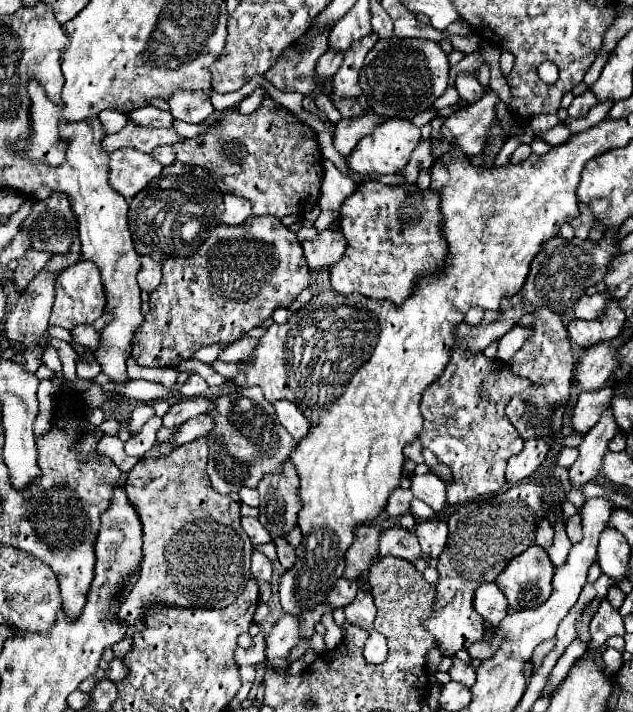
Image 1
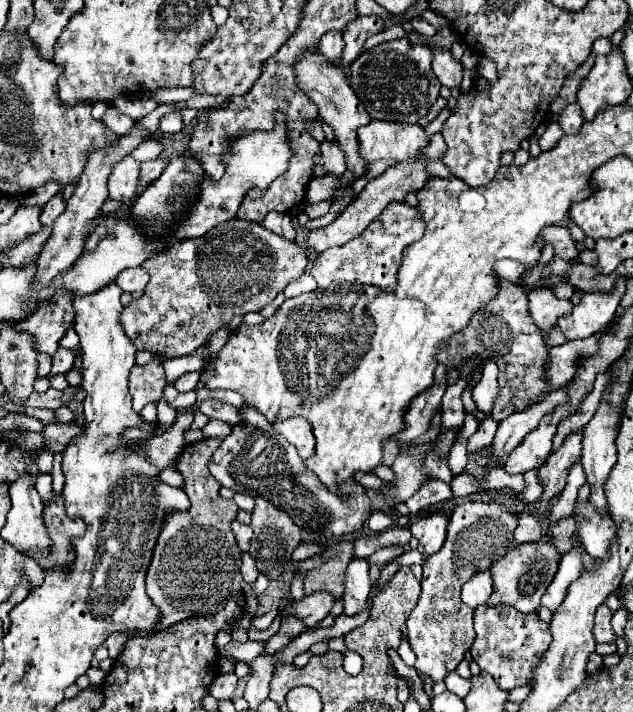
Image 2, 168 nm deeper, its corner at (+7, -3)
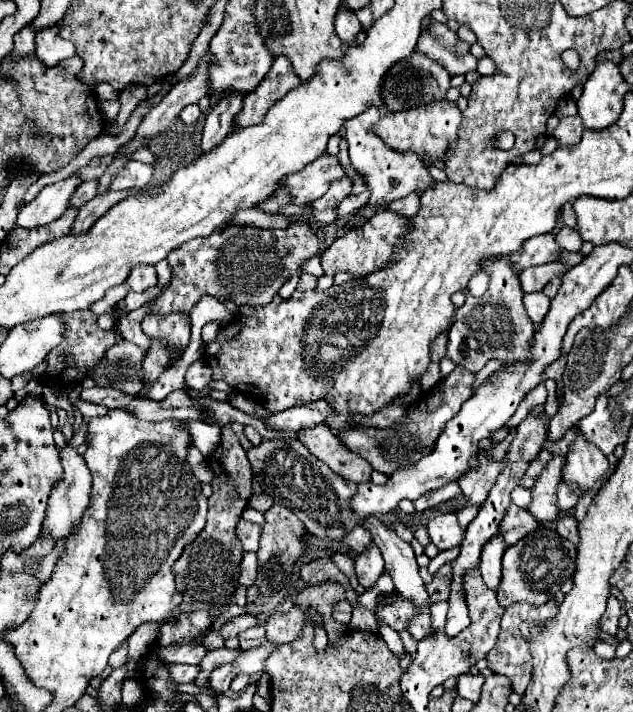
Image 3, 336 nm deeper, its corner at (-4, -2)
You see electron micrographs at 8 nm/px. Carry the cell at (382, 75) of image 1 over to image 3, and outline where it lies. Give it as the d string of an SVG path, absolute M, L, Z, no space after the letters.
M413 51L411 57L397 61L387 75L383 77L381 83L381 97L383 97L383 105L387 111L409 111L421 105L429 105L431 101L441 101L445 99L445 93L451 87L451 75L435 61L427 59L427 55L423 55L421 51Z

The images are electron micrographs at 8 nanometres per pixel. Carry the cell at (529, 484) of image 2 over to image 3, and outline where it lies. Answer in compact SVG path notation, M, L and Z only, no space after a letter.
M517 487L517 489L515 489L515 495L511 495L511 497L513 497L513 503L515 503L515 505L527 509L529 503L531 503L531 489Z

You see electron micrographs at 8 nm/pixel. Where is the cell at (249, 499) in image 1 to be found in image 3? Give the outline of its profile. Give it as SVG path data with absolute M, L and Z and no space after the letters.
M253 495L253 497L249 499L249 507L257 509L257 511L261 511L261 513L265 513L271 505L273 505L273 499L271 499L269 495Z

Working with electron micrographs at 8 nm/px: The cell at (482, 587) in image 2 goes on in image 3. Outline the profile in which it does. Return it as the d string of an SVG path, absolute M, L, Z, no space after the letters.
M495 535L495 539L491 539L491 543L487 543L487 547L483 547L483 551L481 551L479 569L481 569L485 585L491 591L497 591L499 583L501 583L501 557L503 557L503 551L505 551L505 543L499 535Z

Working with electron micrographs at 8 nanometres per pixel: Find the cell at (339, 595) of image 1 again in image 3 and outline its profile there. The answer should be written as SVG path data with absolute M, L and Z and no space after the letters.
M293 605L293 609L289 613L283 613L283 611L277 611L273 613L267 623L265 623L265 629L267 629L267 639L269 641L275 641L275 643L289 643L293 639L299 637L301 629L305 627L305 623L313 623L313 627L323 627L323 615L313 609L313 607L299 607L299 605Z

